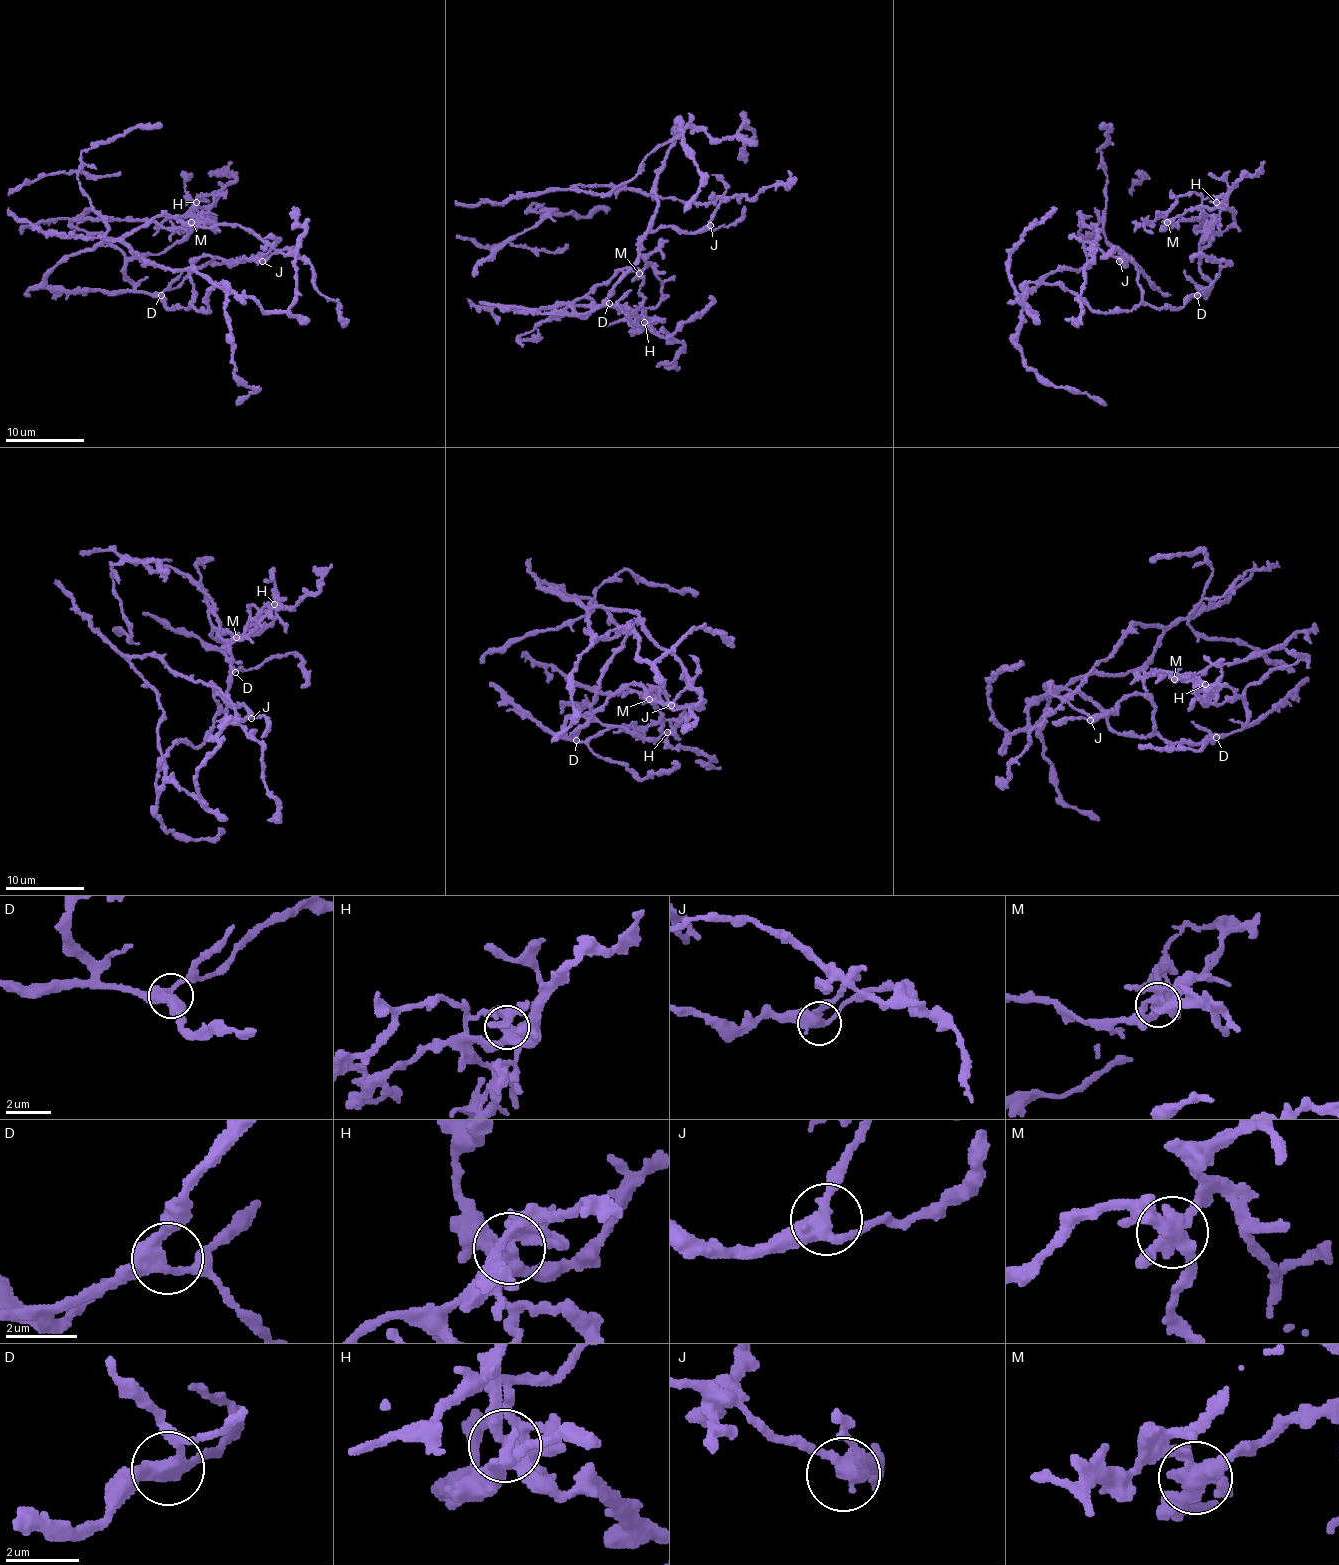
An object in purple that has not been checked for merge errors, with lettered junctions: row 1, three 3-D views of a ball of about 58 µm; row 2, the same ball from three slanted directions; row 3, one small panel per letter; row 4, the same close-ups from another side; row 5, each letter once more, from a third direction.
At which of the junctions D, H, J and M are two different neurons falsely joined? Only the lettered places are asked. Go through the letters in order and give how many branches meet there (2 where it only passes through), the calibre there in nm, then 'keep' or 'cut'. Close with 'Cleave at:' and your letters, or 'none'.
D: branches 3; calibre 360 nm; keep
H: branches 7; calibre 400 nm; cut
J: branches 3; calibre 360 nm; keep
M: branches 5; calibre 440 nm; cut
Cleave at: H, M

